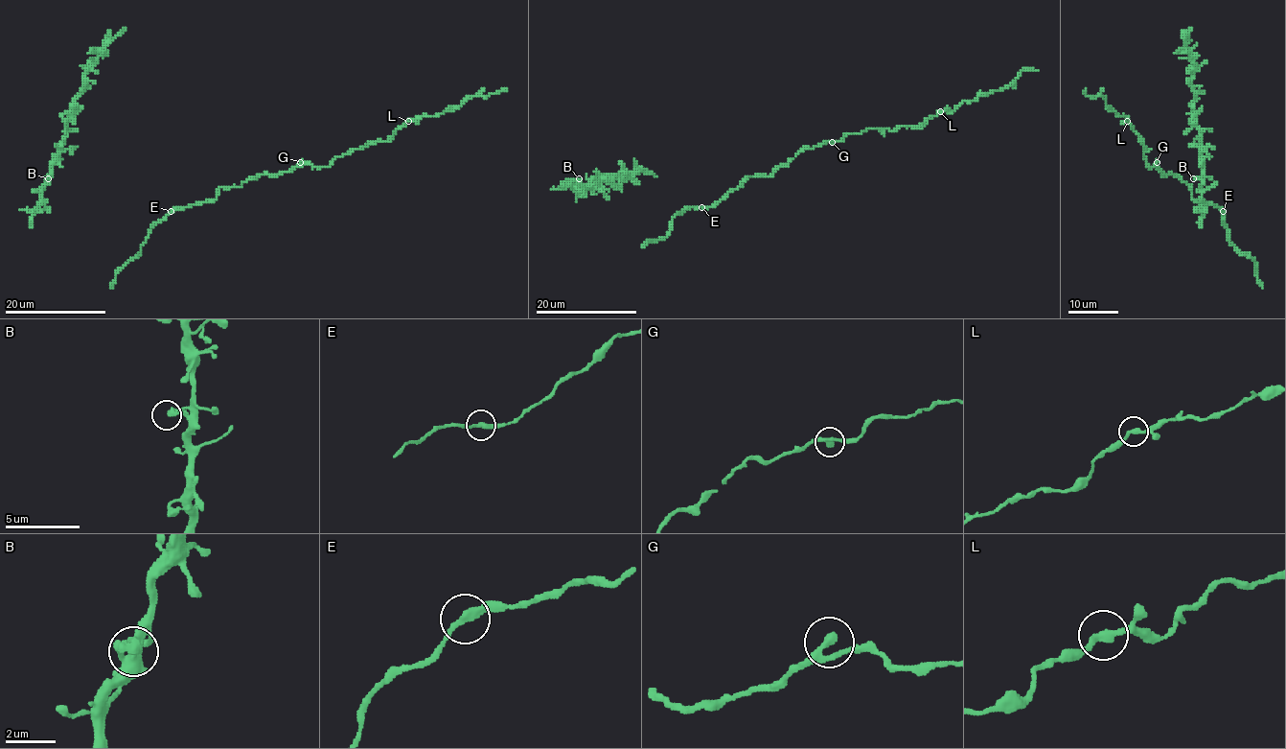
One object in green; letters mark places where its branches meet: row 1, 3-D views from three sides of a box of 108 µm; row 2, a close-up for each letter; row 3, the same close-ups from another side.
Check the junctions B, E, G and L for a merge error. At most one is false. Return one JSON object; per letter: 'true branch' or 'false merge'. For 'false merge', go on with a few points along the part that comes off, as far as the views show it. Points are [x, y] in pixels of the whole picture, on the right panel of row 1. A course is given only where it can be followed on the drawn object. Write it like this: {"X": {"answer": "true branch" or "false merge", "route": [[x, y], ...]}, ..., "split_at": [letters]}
{"B": {"answer": "true branch"}, "E": {"answer": "true branch"}, "G": {"answer": "true branch"}, "L": {"answer": "false merge", "route": [[1127, 121], [1116, 117], [1108, 107], [1104, 97], [1091, 98], [1085, 93], [1086, 89]]}, "split_at": ["L"]}

